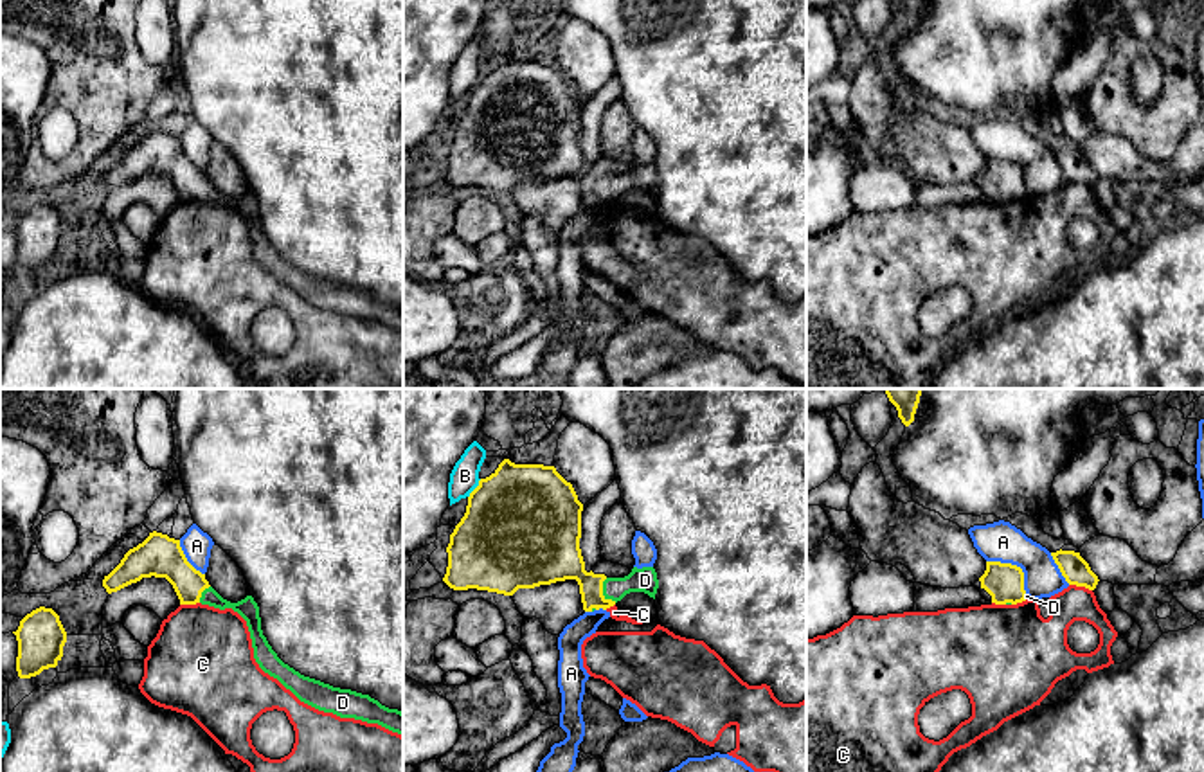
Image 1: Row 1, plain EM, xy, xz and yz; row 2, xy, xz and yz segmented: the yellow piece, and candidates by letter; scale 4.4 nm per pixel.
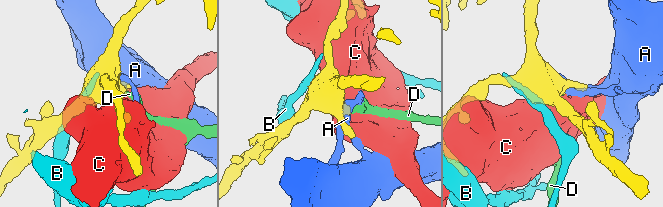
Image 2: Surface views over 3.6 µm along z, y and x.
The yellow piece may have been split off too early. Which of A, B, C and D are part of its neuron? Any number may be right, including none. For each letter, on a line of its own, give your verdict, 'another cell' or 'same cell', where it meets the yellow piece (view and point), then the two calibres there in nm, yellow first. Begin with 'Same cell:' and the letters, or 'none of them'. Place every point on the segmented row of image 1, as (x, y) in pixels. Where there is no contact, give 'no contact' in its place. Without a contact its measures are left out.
Same cell: D
A: another cell | yz (1015, 565) | 170/180 nm
B: another cell | xz (476, 488) | 500/130 nm
C: another cell | yz (1080, 585) | 120/160 nm
D: same cell | xz (602, 592) | 200/110 nm

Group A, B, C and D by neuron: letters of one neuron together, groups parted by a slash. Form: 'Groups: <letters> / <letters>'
Groups: A / B / C / D

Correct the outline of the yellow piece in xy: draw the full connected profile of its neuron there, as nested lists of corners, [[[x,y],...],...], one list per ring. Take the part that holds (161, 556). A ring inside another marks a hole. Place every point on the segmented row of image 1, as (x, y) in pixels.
[[[149,533],[149,536],[130,549],[121,563],[103,579],[108,594],[117,592],[142,578],[166,578],[180,605],[209,605],[220,610],[232,608],[248,626],[254,659],[259,668],[270,677],[277,678],[301,702],[340,718],[355,718],[367,723],[378,723],[392,732],[403,736],[403,713],[389,709],[369,695],[351,689],[333,687],[320,680],[310,678],[284,664],[268,644],[261,630],[259,606],[252,596],[238,603],[223,599],[205,579],[205,574],[196,570],[185,558],[180,540],[169,538],[162,533]]]

